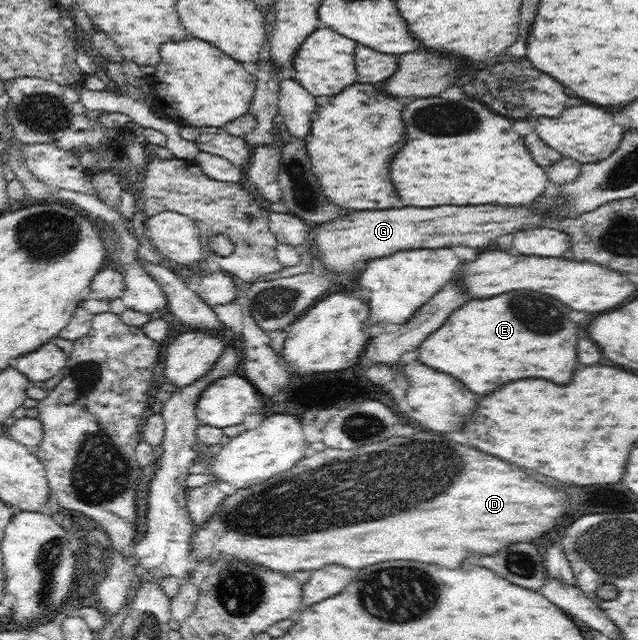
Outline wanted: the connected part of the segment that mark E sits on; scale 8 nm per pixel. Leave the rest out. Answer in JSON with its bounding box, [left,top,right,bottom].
[418,290,577,394]

